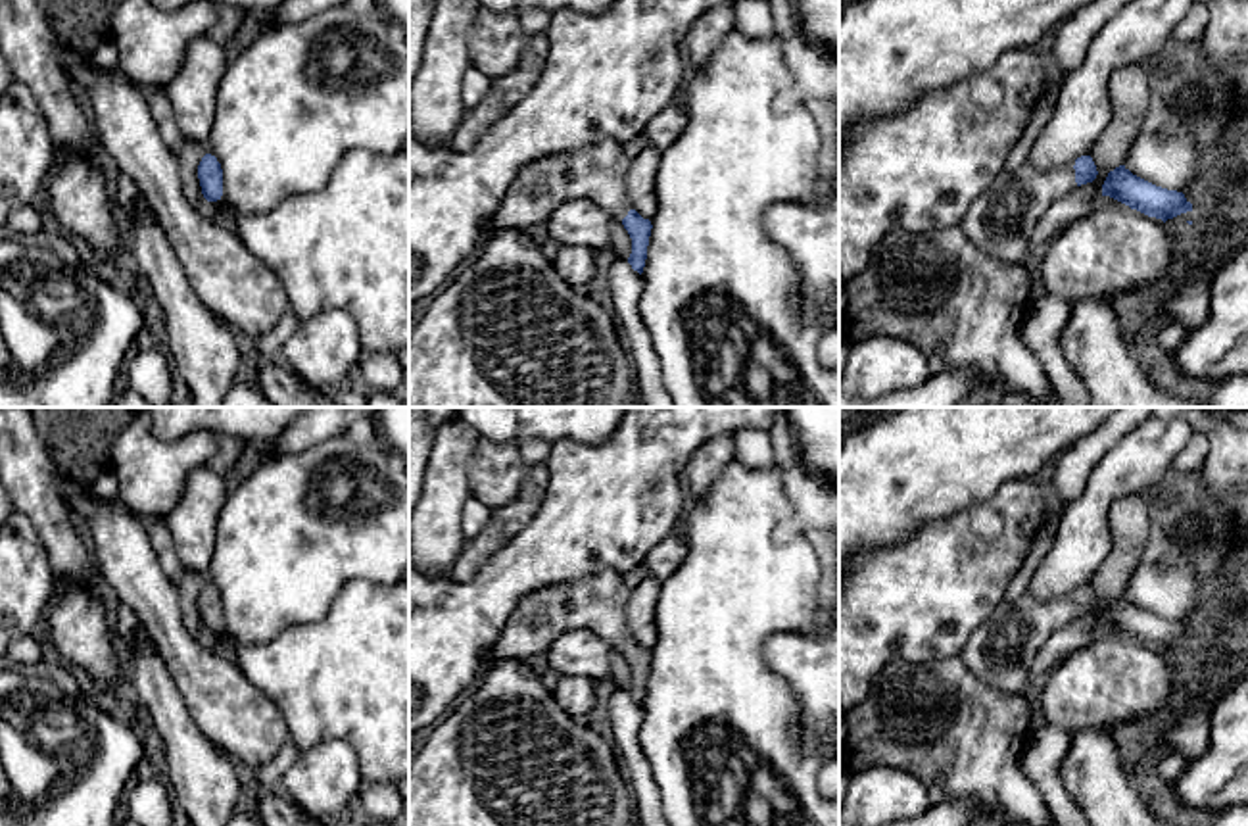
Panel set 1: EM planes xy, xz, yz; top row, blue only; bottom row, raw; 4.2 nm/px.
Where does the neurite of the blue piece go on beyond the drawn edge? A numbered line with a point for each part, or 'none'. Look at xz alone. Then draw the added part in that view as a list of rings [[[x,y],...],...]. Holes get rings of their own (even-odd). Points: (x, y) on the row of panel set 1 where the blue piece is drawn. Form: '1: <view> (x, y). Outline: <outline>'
1: xz (598, 173). Outline: [[[616,140],[530,161],[515,175],[488,227],[528,231],[570,200],[589,200],[622,223],[632,209],[626,192],[632,161]]]

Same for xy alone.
none

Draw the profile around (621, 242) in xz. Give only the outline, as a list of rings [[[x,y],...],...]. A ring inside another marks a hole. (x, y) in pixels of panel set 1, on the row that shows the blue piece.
[[[611,221],[609,231],[611,231],[611,250],[618,257],[628,259],[632,254],[632,238],[630,238],[628,231],[618,221]]]

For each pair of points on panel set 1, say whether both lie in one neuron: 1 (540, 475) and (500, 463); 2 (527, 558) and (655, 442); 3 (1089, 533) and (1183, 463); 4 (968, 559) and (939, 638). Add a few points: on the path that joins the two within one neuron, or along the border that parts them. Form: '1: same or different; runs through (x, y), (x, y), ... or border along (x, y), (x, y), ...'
1: different; border along (530, 469), (525, 486), (500, 506)
2: same; runs through (559, 538), (623, 475)
3: different; border along (1193, 431), (1187, 444), (1174, 458), (1170, 477)
4: same; runs through (949, 579), (939, 588), (939, 619)

